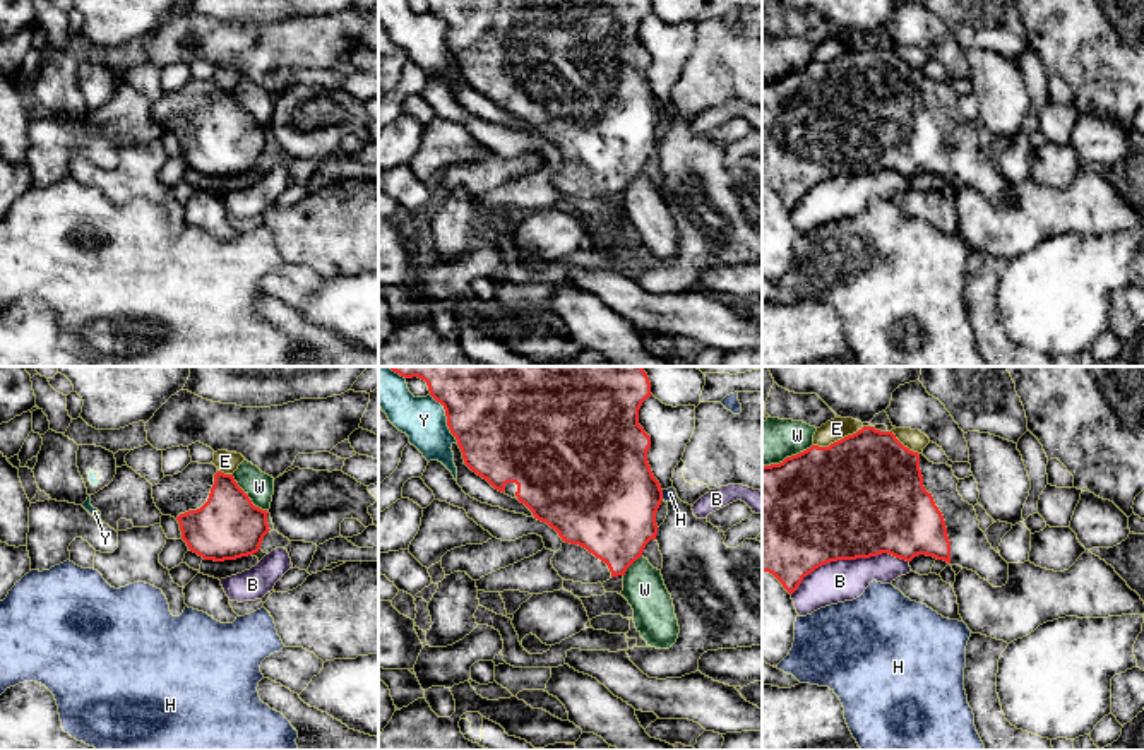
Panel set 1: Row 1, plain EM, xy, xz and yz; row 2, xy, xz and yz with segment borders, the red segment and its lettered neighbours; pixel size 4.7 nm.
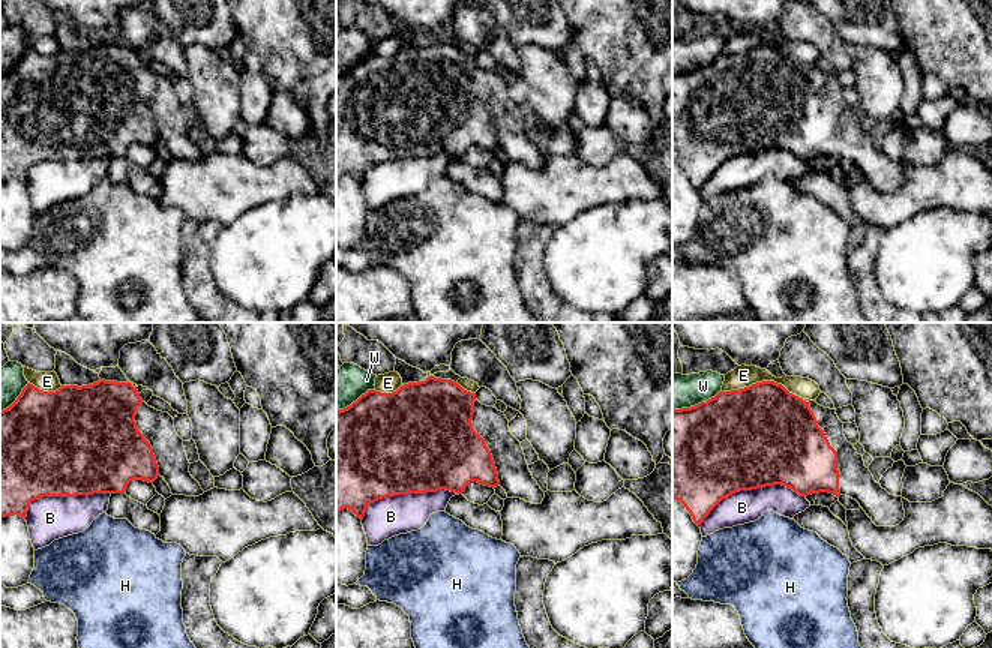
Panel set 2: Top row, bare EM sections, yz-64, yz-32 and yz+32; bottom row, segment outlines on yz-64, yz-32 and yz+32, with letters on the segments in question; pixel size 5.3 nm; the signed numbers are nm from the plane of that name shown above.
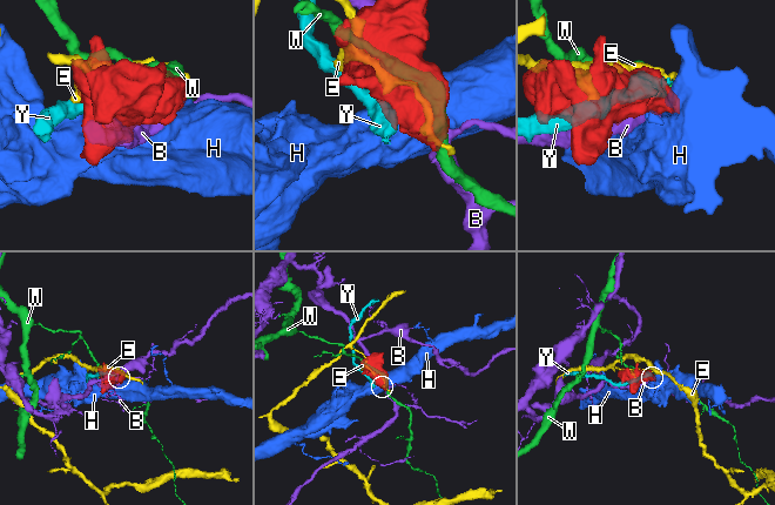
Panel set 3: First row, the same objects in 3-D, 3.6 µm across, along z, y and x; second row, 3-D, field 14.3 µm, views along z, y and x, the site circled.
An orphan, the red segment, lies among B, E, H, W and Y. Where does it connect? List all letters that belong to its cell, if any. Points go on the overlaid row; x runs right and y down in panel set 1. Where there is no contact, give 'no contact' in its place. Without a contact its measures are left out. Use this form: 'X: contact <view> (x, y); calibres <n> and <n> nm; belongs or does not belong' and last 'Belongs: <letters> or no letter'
B: contact yz (848, 559); calibres 500 and 190 nm; does not belong
E: contact yz (838, 440); calibres 500 and 100 nm; does not belong
H: contact xz (661, 495); calibres 480 and 60 nm; does not belong
W: contact xy (247, 497); calibres 320 and 140 nm; does not belong
Y: contact xz (447, 418); calibres 500 and 220 nm; does not belong
Belongs: no letter

